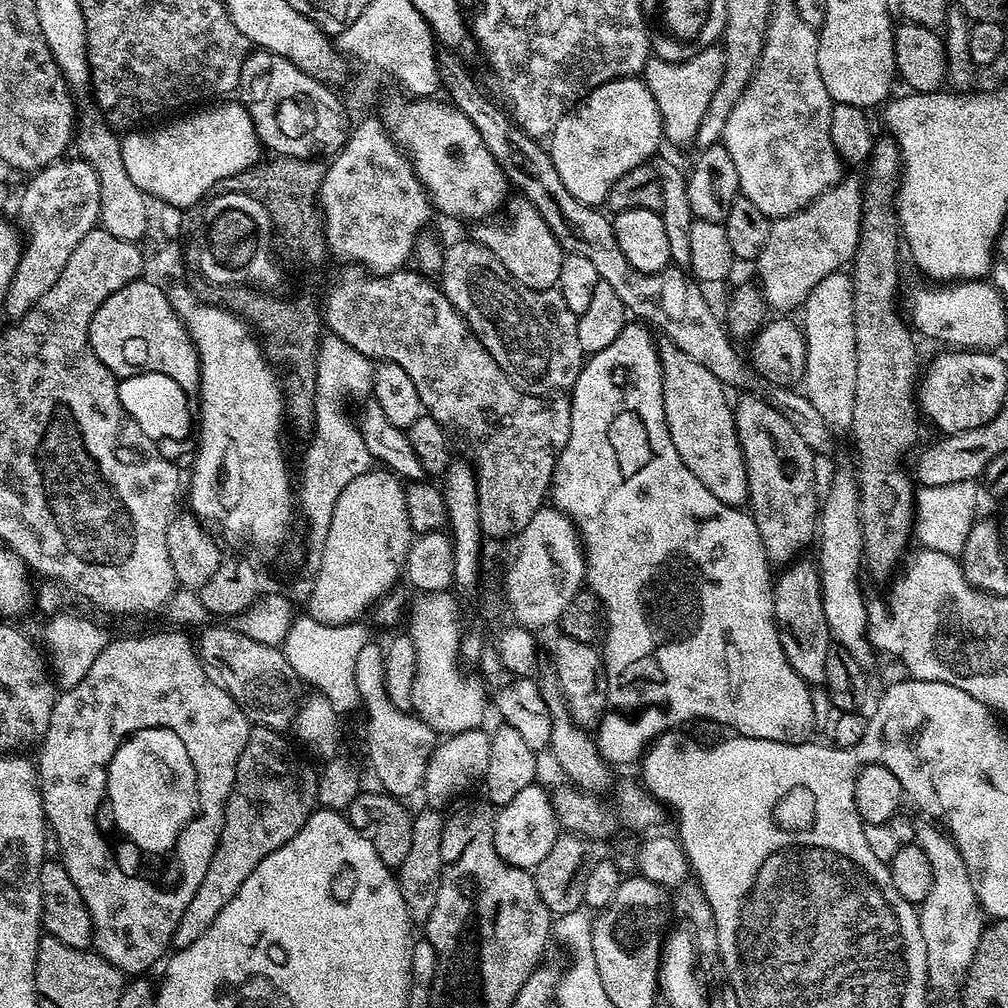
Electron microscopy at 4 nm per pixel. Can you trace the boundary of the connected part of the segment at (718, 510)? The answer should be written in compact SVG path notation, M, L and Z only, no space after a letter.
M640 322L625 323L622 334L606 346L606 350L591 353L587 357L584 369L578 374L576 385L570 390L572 421L570 422L570 438L557 459L553 471L550 500L560 512L567 514L578 529L580 543L584 549L584 567L586 584L591 595L600 599L606 617L606 631L602 637L602 655L604 673L606 674L606 694L608 708L594 732L596 749L600 757L609 765L628 764L631 760L639 761L647 747L657 736L679 729L687 720L713 720L716 724L725 724L733 728L733 733L762 738L770 742L783 744L802 744L809 739L812 723L816 720L816 708L812 705L813 689L786 662L786 654L782 650L780 635L776 629L774 618L774 572L768 562L768 555L762 546L762 538L758 534L758 526L747 511L739 507L718 502L694 474L682 462L678 450L674 450L674 442L670 438L670 430L664 421L662 406L662 370L660 369L660 353L657 341L652 341L649 329Z

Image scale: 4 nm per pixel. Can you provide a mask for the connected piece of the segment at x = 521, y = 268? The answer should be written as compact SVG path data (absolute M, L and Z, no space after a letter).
M516 194L507 201L506 213L508 212L508 217L505 218L504 224L492 224L493 222L480 222L475 225L476 233L474 233L474 239L477 244L482 245L486 250L490 250L490 254L494 254L494 258L498 258L498 262L502 262L502 266L507 270L509 274L512 275L513 280L522 282L527 286L527 288L533 288L536 292L547 292L549 290L555 289L558 285L558 274L562 274L562 262L564 261L566 253L564 252L562 246L559 244L557 238L551 233L550 227L547 226L546 222L542 218L542 214L525 198L524 195Z

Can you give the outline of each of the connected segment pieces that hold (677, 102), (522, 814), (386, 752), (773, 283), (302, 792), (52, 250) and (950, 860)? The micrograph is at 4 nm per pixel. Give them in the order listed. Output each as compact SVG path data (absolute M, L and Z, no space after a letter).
M713 46L702 50L694 58L675 64L669 60L648 59L644 64L642 79L660 111L660 127L665 141L672 144L696 144L698 126L702 126L702 114L714 98L724 73L724 49Z
M539 783L526 786L526 790L518 793L514 802L503 805L496 812L494 822L494 850L510 866L535 870L550 854L550 846L554 846L556 837L561 835L560 823L556 821L556 811L552 808L552 797L540 789Z
M375 642L364 644L358 652L357 661L354 662L354 682L357 683L358 694L363 712L366 712L366 750L370 766L378 778L381 789L397 798L408 796L421 789L426 766L430 756L438 743L438 734L428 724L409 711L400 710L392 704L386 692L385 680L385 649Z
M845 178L836 187L826 190L818 198L814 198L807 206L800 208L794 214L782 216L771 221L770 238L766 238L766 246L762 246L759 256L754 261L756 267L755 279L758 281L760 293L769 309L777 308L777 313L788 314L791 308L799 309L814 286L820 279L826 279L831 272L839 272L856 254L860 242L860 223L864 197L859 179Z
M253 727L249 731L236 767L236 781L224 807L220 841L214 858L210 858L210 866L206 866L206 878L202 878L198 890L194 890L194 898L190 898L190 906L186 906L182 922L178 922L178 930L172 935L173 949L198 942L198 938L210 930L210 922L218 918L222 906L234 898L238 886L250 878L254 866L278 850L278 846L290 842L317 807L317 773L312 773L280 736L283 735L275 728Z
M61 158L54 164L48 164L31 177L28 189L20 200L20 212L28 223L28 236L23 237L20 261L14 270L14 278L10 282L10 290L6 290L6 298L2 302L2 308L11 318L19 318L28 313L33 306L40 301L42 294L58 282L58 274L66 270L66 262L70 262L70 254L90 234L90 230L97 227L100 218L100 187L98 186L98 174L93 168L79 158Z
M920 822L916 825L916 844L926 850L930 870L934 870L934 883L930 886L930 894L926 894L918 906L918 919L922 942L926 942L928 987L942 999L955 1001L963 989L968 968L974 962L980 936L986 927L986 913L980 906L979 896L974 894L968 861L962 858L951 835L943 827L932 824Z

